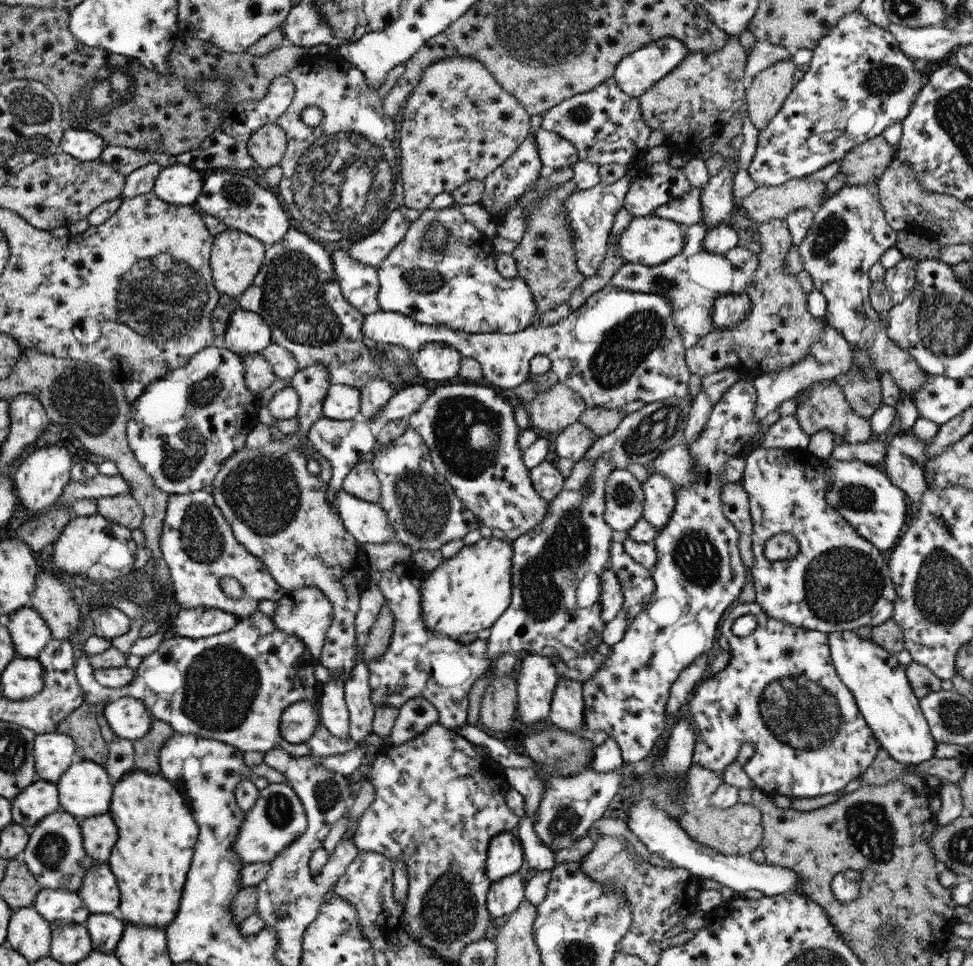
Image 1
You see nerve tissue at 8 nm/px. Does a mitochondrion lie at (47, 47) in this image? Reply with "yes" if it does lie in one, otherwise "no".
no

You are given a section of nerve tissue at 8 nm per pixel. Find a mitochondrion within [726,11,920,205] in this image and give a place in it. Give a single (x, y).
(881, 81)

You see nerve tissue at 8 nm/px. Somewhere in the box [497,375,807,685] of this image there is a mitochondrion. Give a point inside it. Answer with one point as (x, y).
(573, 543)

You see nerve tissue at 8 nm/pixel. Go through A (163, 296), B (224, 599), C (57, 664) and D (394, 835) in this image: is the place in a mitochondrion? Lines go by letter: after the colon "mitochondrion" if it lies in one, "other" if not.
A: mitochondrion
B: other
C: other
D: other

